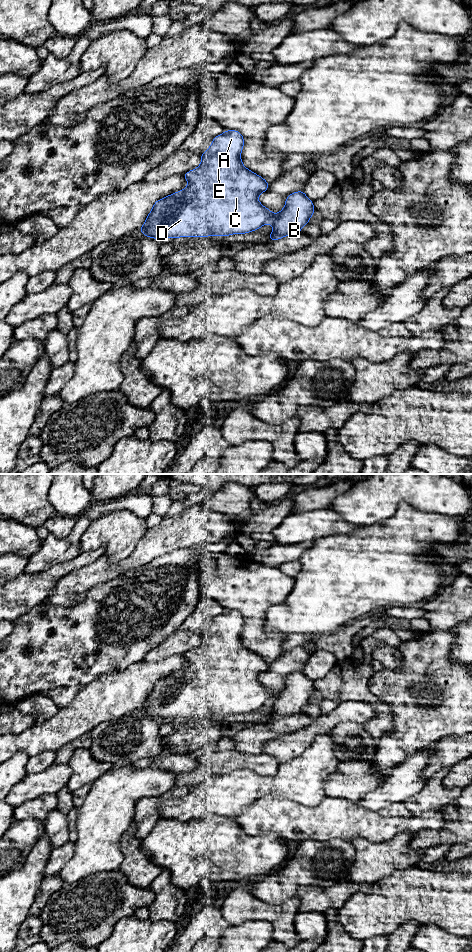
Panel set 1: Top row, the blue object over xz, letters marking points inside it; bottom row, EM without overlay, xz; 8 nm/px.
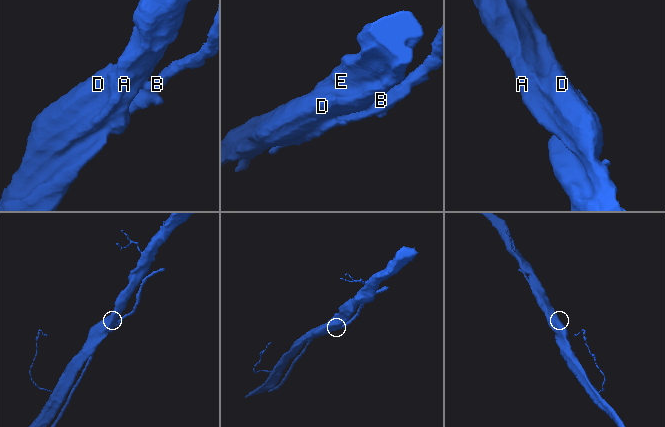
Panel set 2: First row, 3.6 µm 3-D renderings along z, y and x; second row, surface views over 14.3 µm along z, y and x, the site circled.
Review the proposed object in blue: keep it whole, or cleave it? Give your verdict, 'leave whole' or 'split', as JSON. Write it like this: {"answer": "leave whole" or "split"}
{"answer": "split"}

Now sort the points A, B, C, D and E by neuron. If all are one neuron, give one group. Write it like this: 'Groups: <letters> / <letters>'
Groups: A C D E / B

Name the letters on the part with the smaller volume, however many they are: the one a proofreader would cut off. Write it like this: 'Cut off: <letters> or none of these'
Cut off: B

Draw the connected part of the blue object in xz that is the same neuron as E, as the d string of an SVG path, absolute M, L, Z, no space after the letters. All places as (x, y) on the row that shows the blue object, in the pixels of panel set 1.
M226 130L214 137L210 147L201 154L201 164L183 175L188 182L187 187L155 201L145 223L139 229L142 234L153 239L229 236L253 232L270 223L275 214L258 200L259 195L268 190L269 183L243 165L241 151L244 144L242 134L236 130Z

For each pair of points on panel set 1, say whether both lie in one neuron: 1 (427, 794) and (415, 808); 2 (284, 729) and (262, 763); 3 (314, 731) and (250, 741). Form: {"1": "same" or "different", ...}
{"1": "same", "2": "different", "3": "different"}

